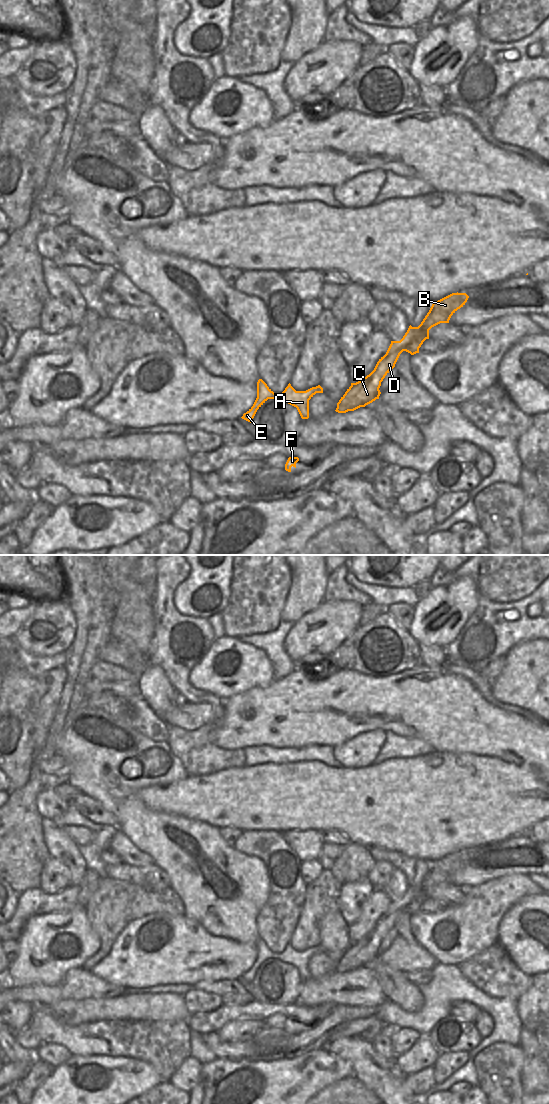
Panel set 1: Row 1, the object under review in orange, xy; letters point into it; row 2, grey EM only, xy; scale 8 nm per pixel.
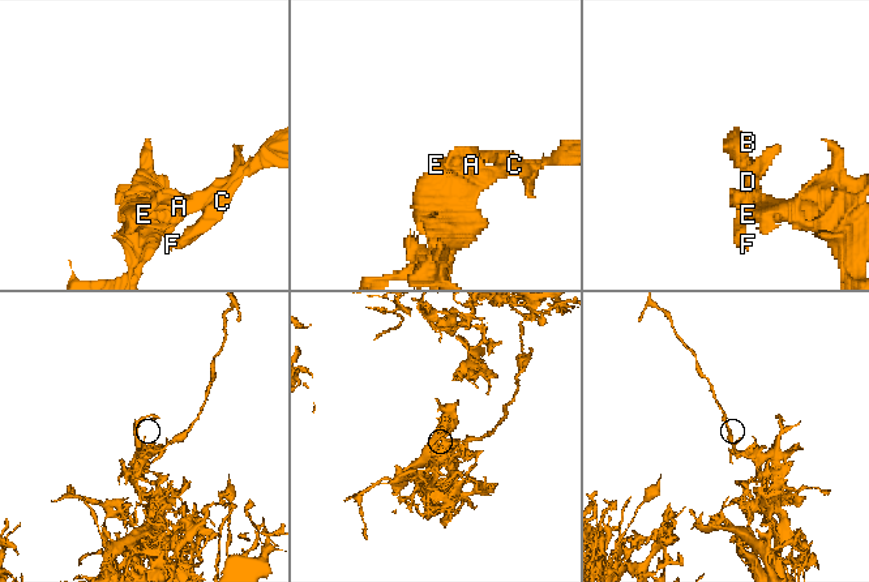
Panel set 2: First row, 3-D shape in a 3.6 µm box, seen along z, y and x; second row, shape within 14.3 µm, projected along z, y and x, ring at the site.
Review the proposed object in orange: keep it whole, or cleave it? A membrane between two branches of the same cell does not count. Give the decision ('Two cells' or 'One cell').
Two cells.

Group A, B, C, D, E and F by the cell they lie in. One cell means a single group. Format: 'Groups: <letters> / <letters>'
Groups: A E / B C D F.

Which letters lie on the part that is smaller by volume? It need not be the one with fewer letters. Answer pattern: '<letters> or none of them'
B, C, D, F

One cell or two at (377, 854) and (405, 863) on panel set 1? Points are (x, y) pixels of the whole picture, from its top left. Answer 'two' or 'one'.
one

